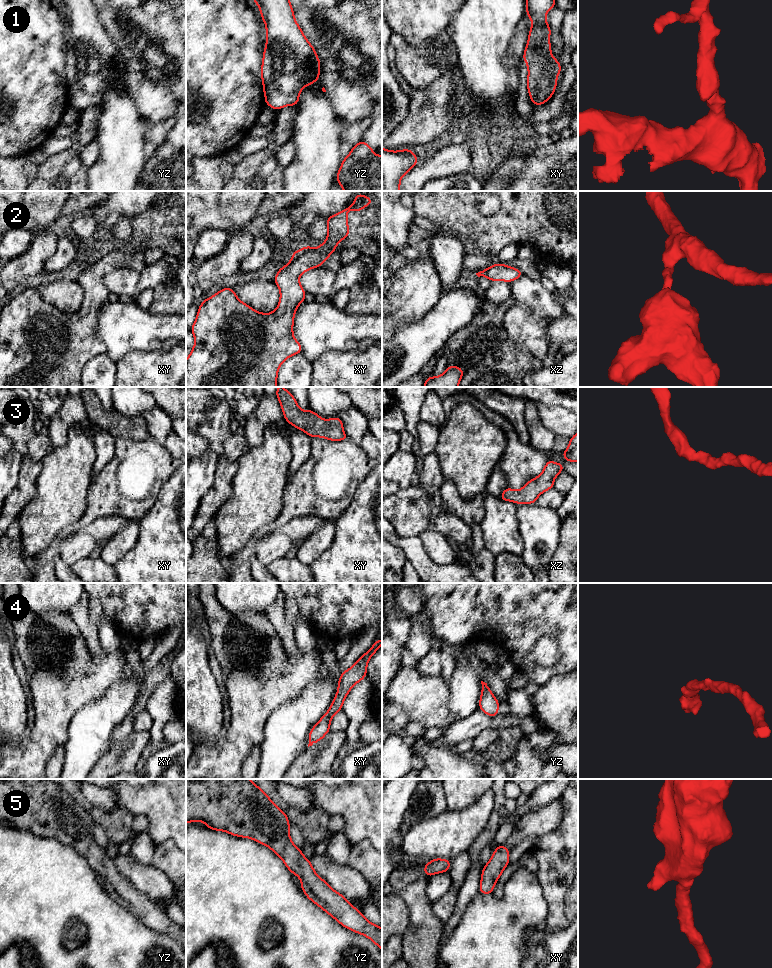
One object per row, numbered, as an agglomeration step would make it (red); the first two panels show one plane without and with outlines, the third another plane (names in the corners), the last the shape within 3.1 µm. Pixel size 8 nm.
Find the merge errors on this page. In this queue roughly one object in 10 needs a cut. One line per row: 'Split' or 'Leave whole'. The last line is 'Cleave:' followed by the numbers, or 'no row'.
1: Leave whole
2: Leave whole
3: Leave whole
4: Leave whole
5: Leave whole
Cleave: no row

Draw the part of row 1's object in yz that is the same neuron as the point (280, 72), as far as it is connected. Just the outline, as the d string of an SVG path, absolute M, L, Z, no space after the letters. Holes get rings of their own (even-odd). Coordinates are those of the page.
M290 0L254 1L266 25L266 47L261 67L265 104L274 110L284 106L295 106L299 102L301 90L319 79L321 62L296 22Z

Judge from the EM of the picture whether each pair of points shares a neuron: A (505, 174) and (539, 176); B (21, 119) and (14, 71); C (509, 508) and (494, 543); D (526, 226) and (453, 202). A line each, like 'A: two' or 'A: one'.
A: two
B: one
C: one
D: one

